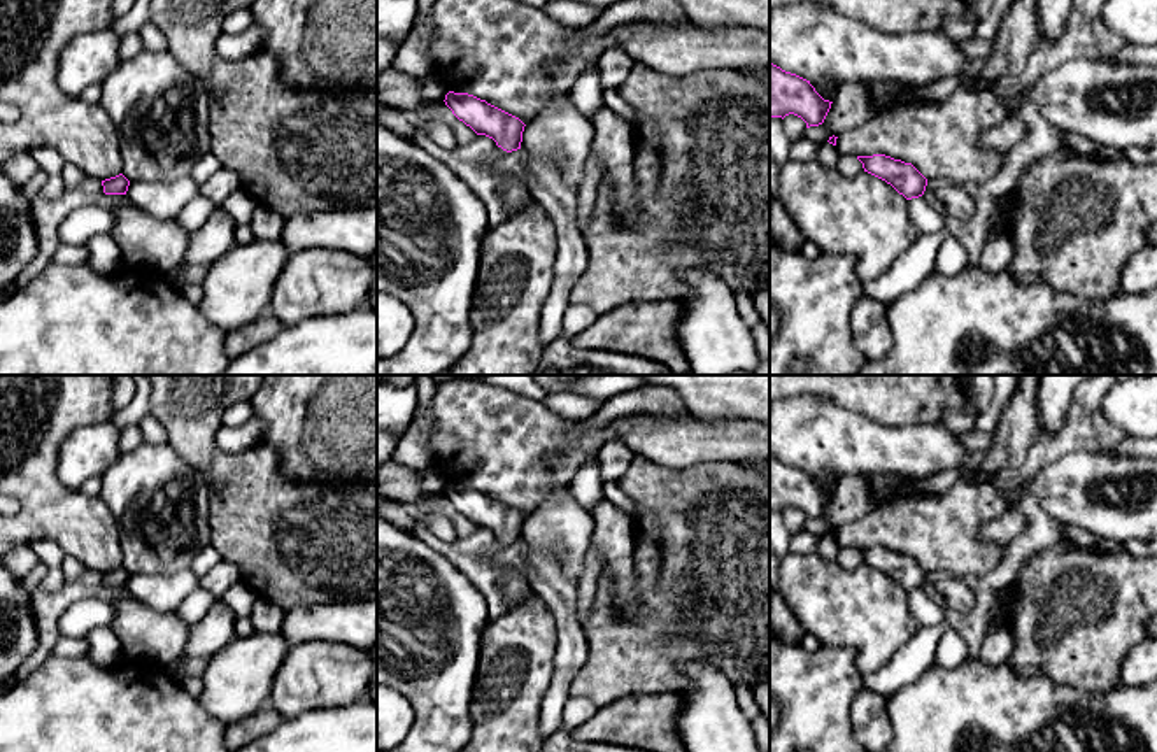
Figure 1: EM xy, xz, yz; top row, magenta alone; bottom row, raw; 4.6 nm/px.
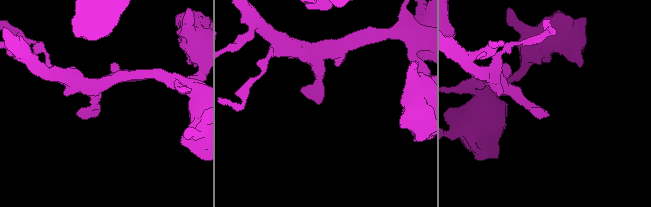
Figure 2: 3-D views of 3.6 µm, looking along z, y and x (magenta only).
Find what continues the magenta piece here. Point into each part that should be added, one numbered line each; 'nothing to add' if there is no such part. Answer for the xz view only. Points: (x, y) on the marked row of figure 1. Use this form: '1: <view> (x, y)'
1: xz (489, 163)

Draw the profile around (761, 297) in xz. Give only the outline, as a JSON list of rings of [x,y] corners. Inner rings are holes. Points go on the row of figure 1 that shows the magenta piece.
[[[770,280],[759,284],[752,294],[752,302],[759,312],[761,321],[770,328]]]

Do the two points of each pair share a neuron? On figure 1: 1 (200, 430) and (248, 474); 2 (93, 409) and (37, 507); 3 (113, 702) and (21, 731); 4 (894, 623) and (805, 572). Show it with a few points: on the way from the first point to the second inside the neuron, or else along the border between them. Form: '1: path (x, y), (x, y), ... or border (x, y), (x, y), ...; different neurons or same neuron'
1: path (202, 444), (234, 474); same neuron
2: path (65, 421), (41, 446), (37, 479); same neuron
3: path (90, 724), (83, 731), (44, 731); same neuron
4: path (872, 617), (863, 609), (842, 609), (828, 595); same neuron

